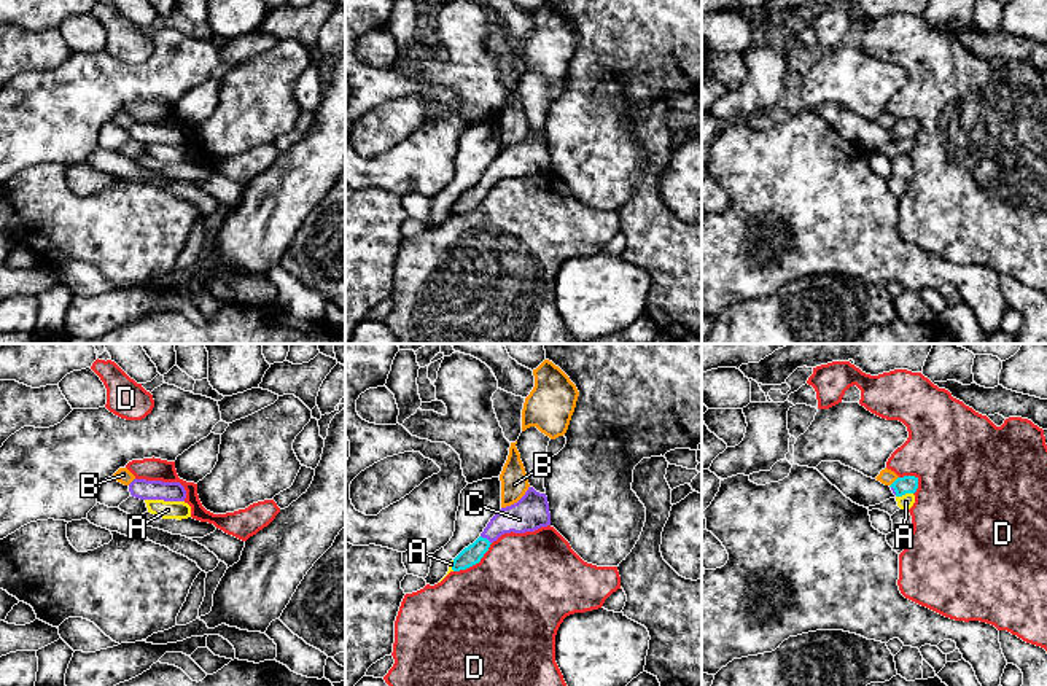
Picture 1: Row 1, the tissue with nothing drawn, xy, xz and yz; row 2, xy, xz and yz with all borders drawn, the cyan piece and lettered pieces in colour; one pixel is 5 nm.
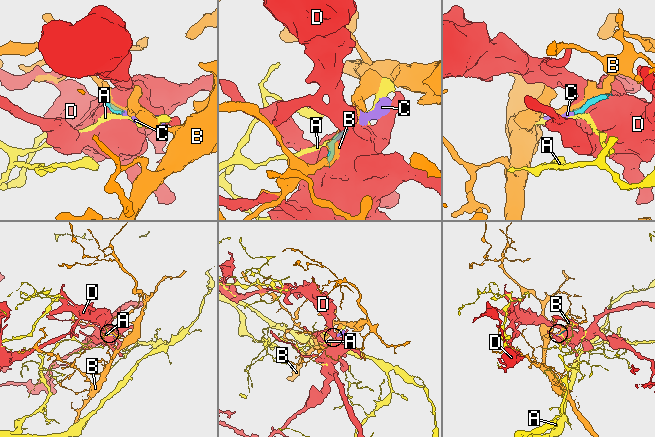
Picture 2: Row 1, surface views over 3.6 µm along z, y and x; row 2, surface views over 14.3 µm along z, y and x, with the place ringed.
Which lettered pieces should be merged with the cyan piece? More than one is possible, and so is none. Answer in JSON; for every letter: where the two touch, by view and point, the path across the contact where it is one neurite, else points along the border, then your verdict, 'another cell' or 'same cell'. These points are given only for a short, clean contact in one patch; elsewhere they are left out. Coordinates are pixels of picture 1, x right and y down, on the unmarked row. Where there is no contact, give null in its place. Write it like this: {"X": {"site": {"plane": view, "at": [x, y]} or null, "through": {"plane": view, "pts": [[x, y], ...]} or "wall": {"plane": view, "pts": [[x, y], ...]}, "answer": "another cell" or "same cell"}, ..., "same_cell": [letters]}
{"A": {"site": {"plane": "yz", "at": [904, 137]}, "wall": {"plane": "yz", "pts": [[912, 136], [896, 140]]}, "answer": "another cell"}, "B": {"site": {"plane": "yz", "at": [895, 124]}, "answer": "another cell"}, "C": {"site": {"plane": "xz", "at": [486, 182]}, "through": {"plane": "xz", "pts": [[470, 199], [486, 182], [506, 163], [529, 158]]}, "answer": "same cell"}, "D": {"site": {"plane": "xz", "at": [474, 207]}, "answer": "another cell"}, "same_cell": ["C"]}

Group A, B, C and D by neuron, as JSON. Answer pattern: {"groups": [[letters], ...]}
{"groups": [["A"], ["B"], ["C"], ["D"]]}

